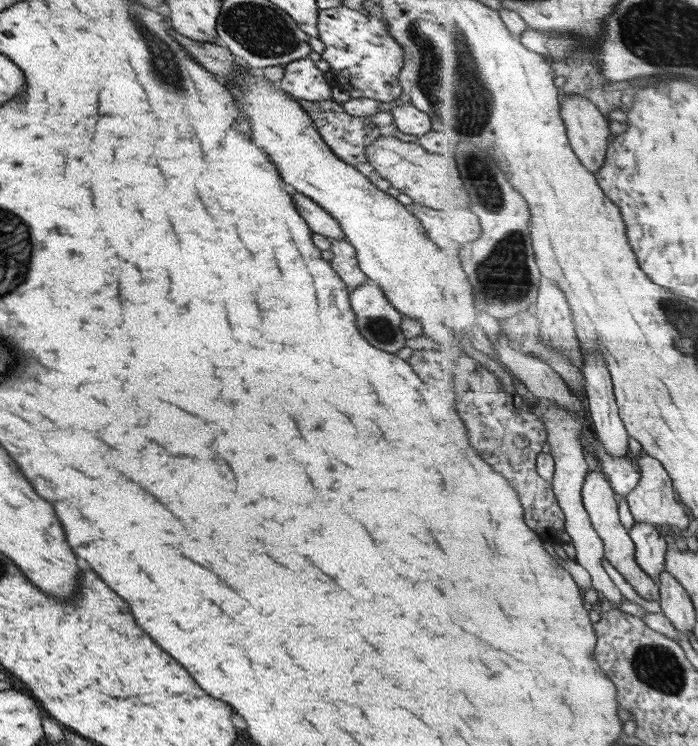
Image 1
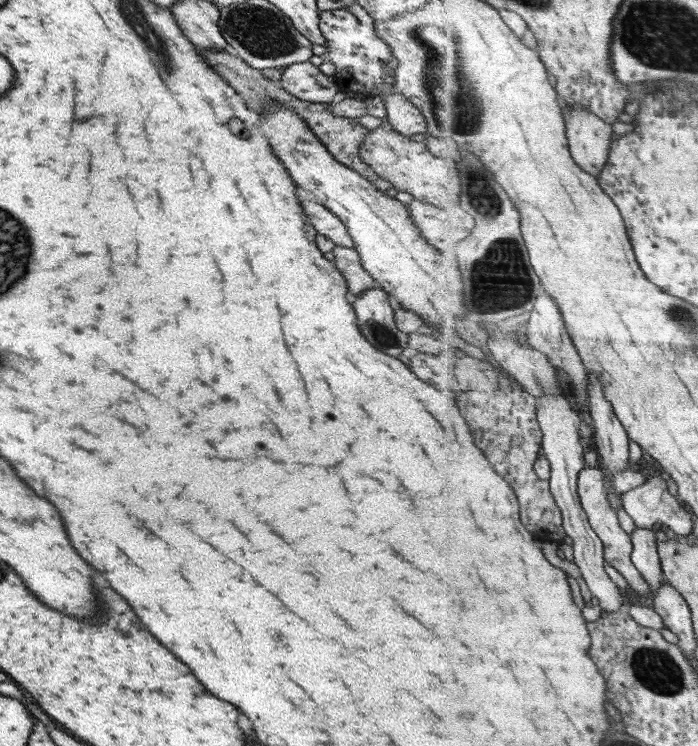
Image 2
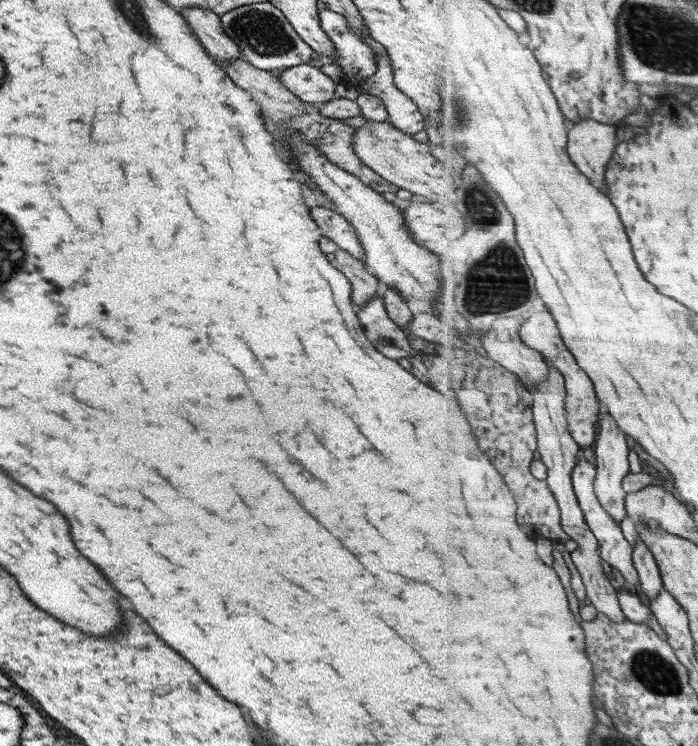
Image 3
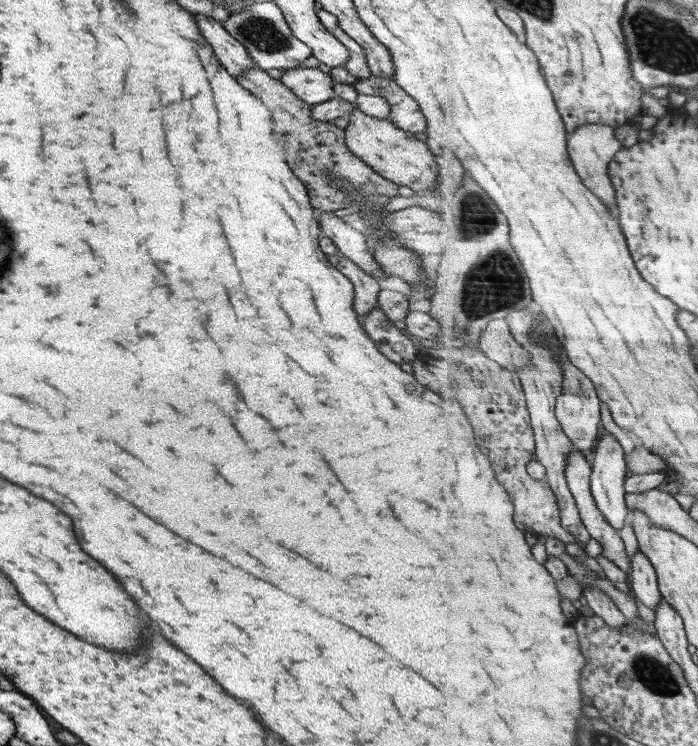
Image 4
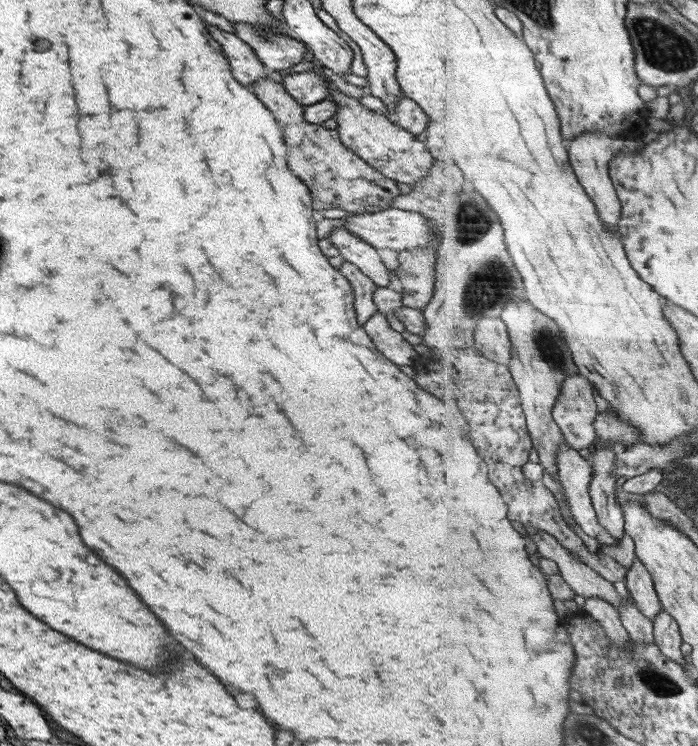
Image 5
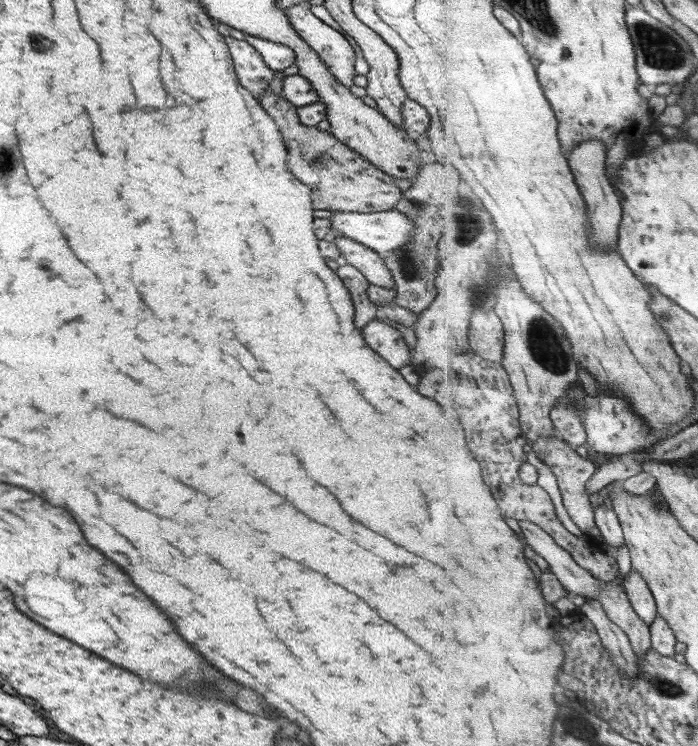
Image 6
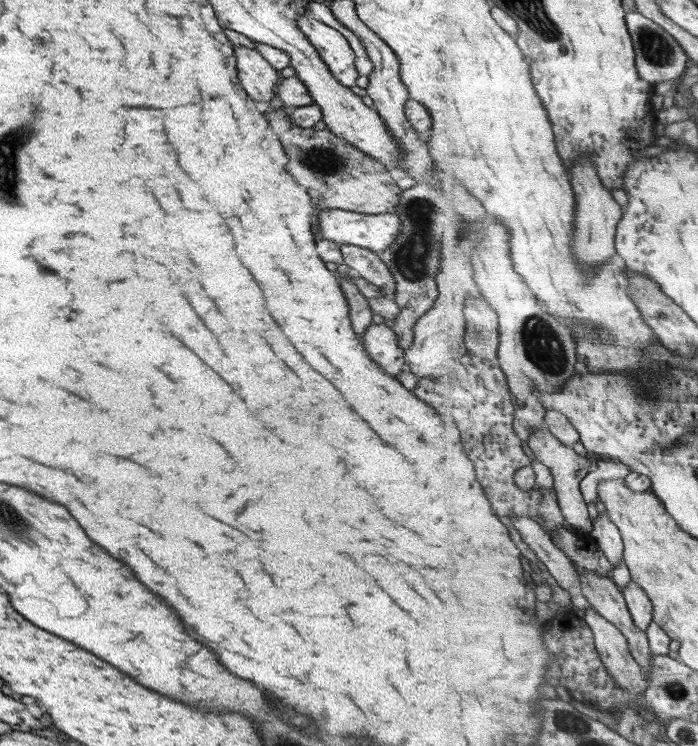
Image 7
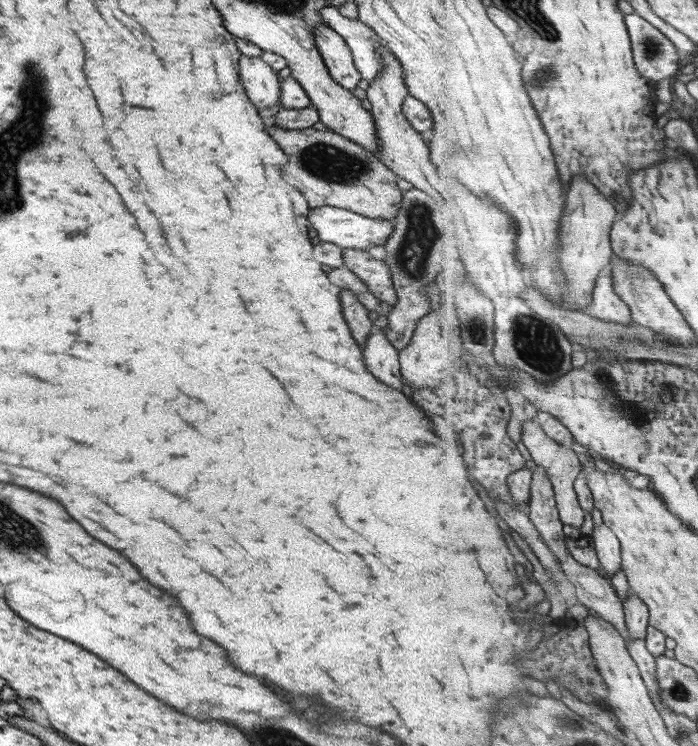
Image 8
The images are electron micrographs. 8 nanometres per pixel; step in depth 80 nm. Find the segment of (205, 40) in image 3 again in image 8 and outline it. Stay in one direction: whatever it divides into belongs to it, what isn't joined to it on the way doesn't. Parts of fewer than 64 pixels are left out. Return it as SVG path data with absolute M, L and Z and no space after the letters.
M241 55L238 62L238 78L248 99L256 110L270 108L280 103L280 78L263 60Z

